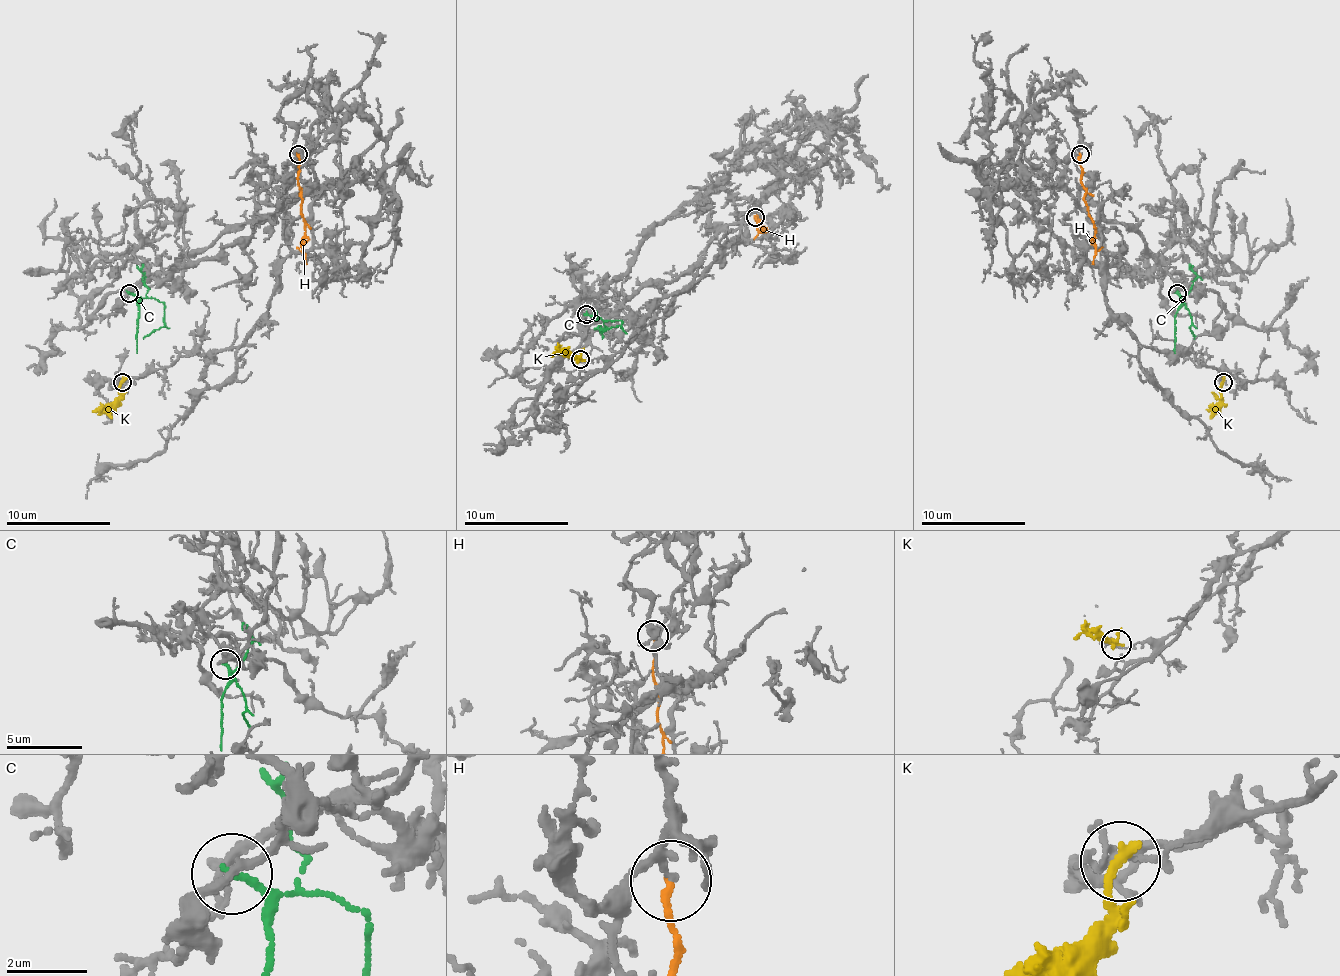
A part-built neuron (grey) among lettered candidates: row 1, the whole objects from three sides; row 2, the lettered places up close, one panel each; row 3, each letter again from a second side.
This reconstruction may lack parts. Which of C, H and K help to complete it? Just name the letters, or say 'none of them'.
none of them

